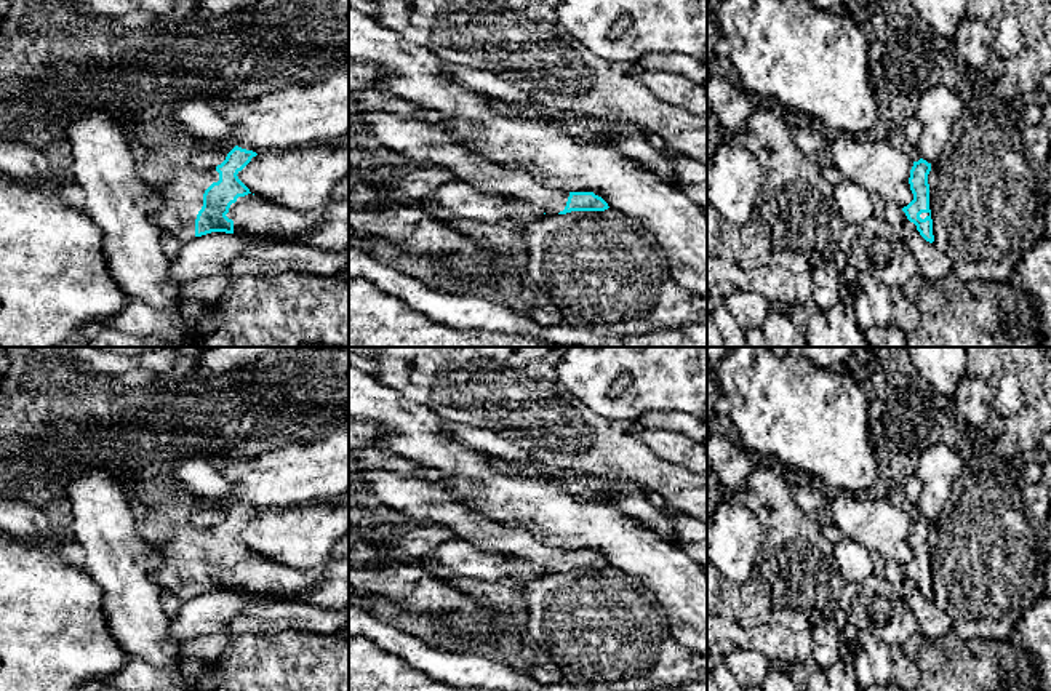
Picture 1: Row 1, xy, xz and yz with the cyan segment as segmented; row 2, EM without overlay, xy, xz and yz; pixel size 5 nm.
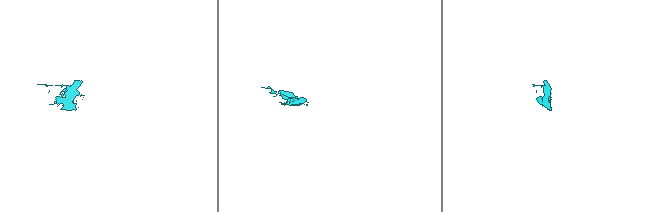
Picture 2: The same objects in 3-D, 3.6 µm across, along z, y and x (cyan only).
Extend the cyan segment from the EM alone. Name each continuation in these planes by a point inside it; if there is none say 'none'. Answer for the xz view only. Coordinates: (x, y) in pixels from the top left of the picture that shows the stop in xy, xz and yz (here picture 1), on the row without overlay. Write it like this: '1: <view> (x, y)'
1: xz (421, 499)

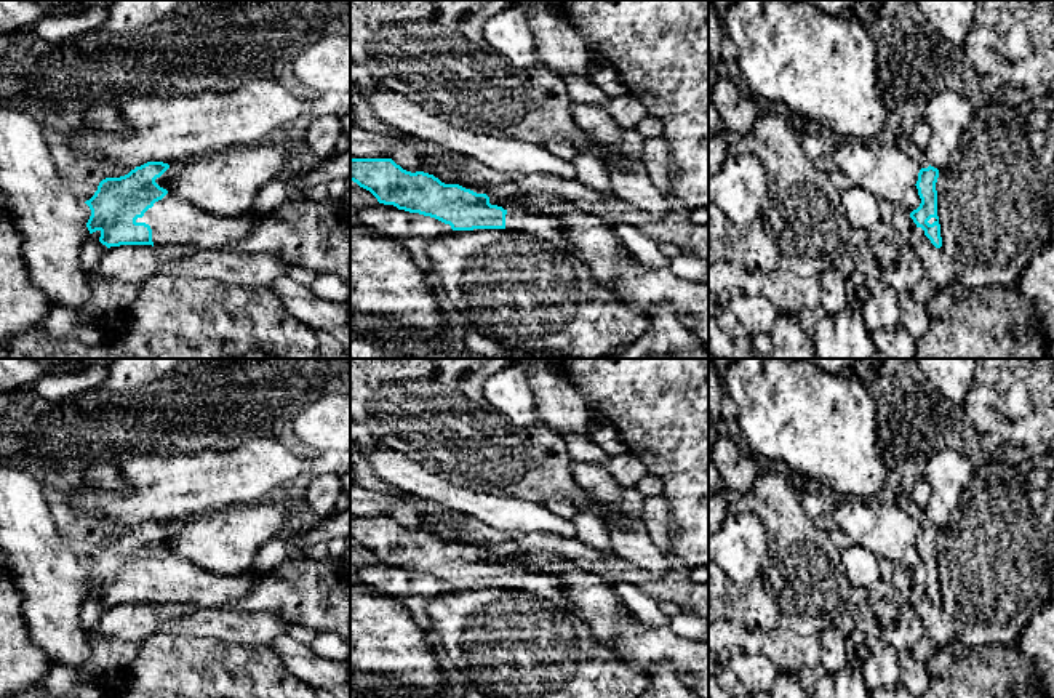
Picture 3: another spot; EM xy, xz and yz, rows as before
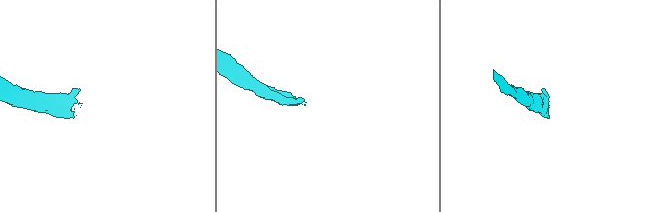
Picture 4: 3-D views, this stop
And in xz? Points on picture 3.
1: xz (546, 585)

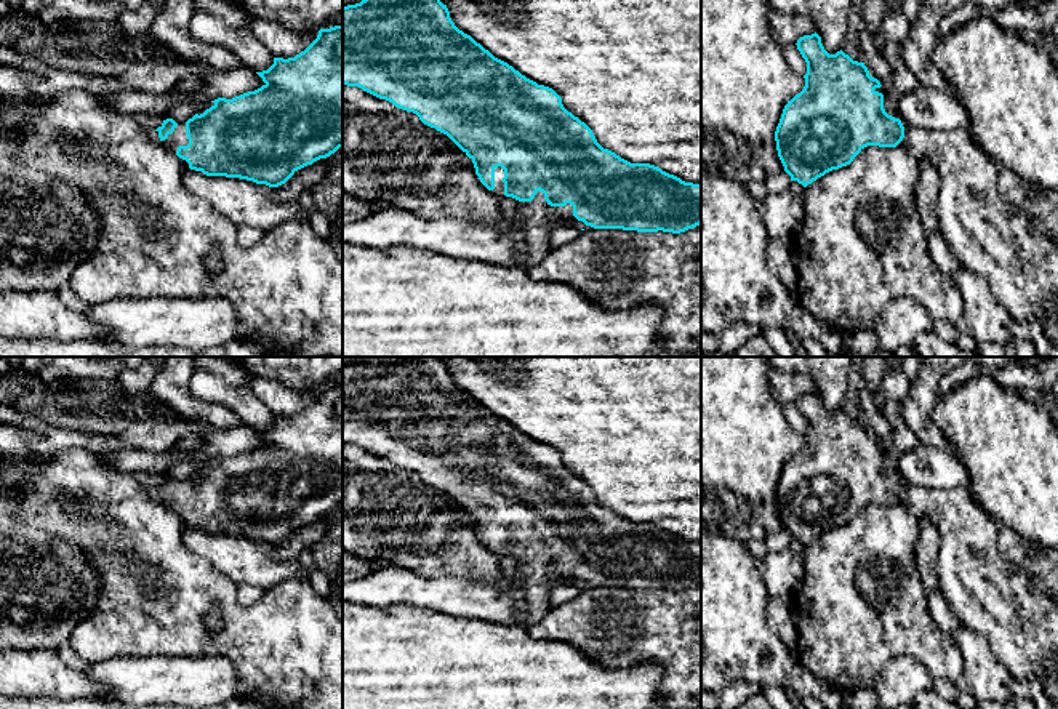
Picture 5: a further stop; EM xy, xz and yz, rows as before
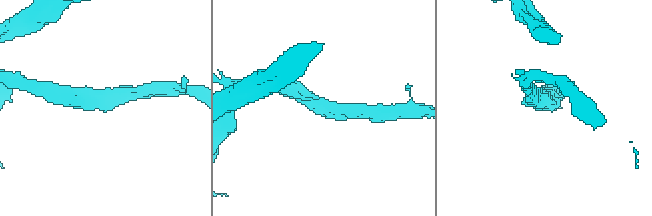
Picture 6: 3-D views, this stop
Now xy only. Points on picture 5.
1: xy (178, 496)

